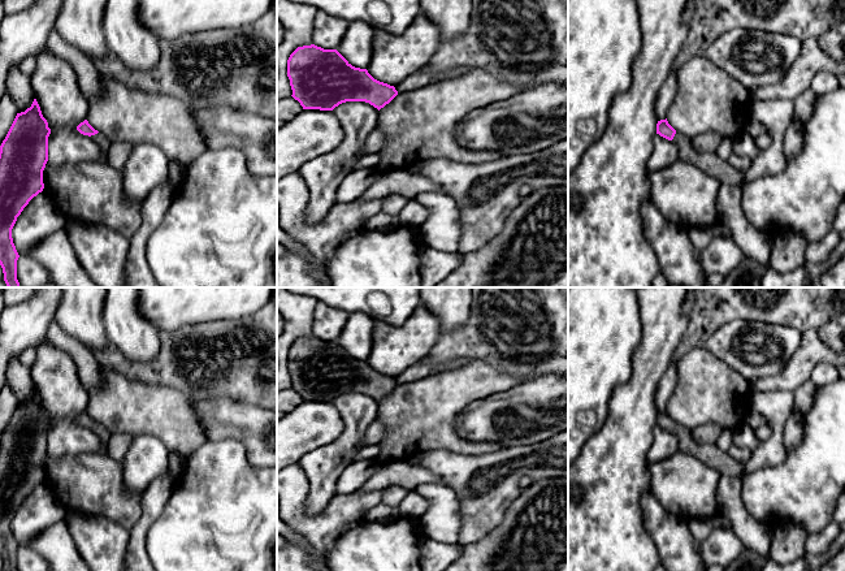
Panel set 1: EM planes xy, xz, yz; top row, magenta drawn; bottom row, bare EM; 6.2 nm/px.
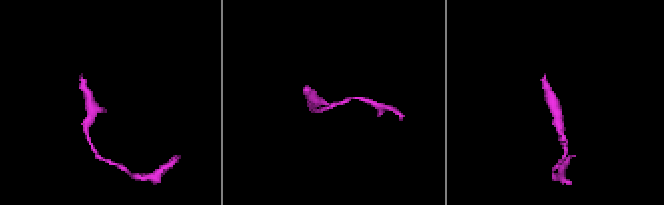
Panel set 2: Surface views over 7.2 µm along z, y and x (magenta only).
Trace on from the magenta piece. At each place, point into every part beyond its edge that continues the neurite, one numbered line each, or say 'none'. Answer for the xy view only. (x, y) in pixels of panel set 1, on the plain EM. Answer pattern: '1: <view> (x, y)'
1: xy (100, 431)

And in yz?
1: yz (709, 454)

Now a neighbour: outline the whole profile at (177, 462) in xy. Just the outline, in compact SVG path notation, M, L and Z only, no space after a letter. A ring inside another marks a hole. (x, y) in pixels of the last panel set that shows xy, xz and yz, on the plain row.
M172 453L170 454L170 463L168 471L170 472L172 477L178 479L185 470L186 458L181 454Z

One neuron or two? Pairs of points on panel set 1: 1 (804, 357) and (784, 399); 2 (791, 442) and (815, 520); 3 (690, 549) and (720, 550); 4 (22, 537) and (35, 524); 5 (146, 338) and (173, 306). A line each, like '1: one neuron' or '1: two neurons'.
1: two neurons
2: two neurons
3: two neurons
4: one neuron
5: two neurons

